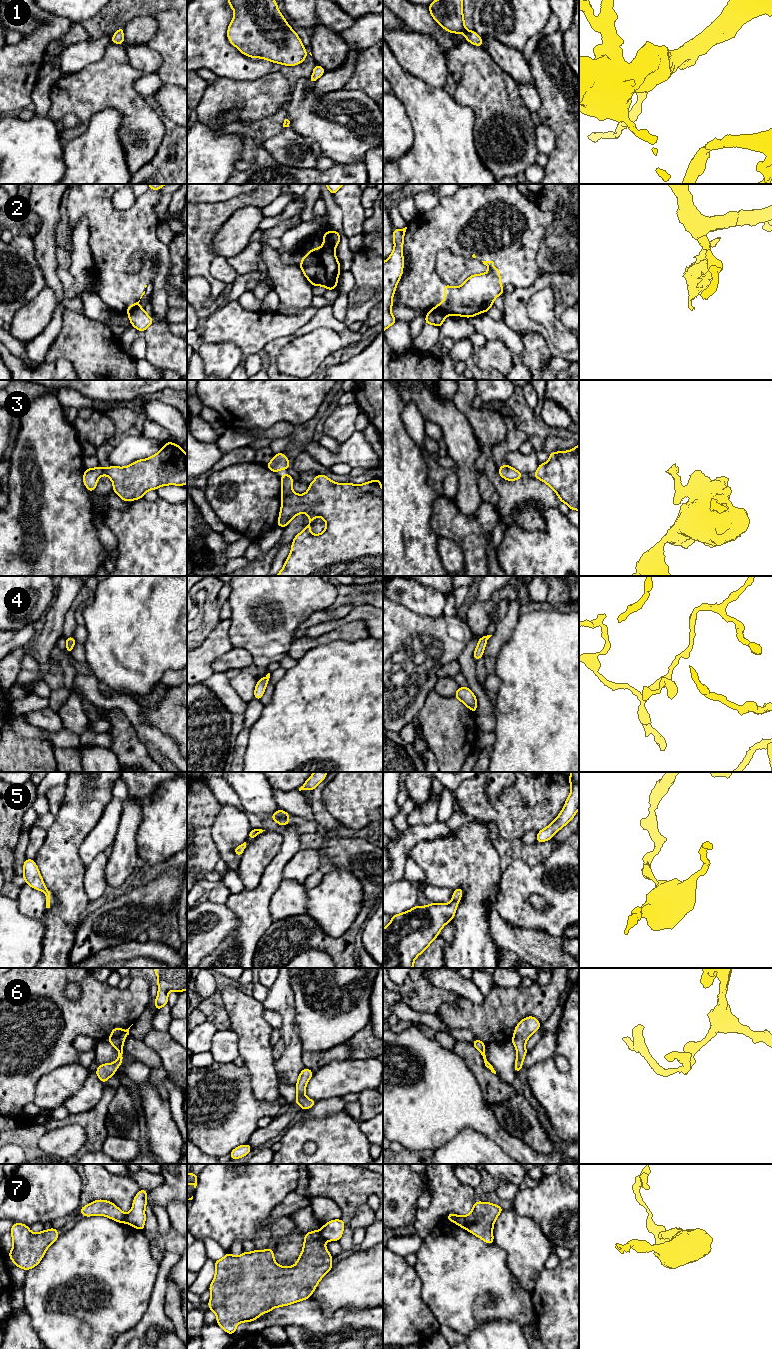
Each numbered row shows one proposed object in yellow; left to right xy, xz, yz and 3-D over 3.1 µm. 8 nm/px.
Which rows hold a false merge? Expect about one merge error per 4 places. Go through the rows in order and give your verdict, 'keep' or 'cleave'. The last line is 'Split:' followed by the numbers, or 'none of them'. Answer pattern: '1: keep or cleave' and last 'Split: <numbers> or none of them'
1: keep
2: cleave
3: keep
4: keep
5: keep
6: keep
7: cleave
Split: 2, 7

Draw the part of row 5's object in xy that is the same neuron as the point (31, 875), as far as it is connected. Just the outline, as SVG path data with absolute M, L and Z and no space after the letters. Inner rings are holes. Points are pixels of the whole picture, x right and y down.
M26 859L23 863L23 868L24 873L22 877L24 878L25 883L36 890L44 892L46 898L46 908L50 908L50 891L45 886L34 859Z

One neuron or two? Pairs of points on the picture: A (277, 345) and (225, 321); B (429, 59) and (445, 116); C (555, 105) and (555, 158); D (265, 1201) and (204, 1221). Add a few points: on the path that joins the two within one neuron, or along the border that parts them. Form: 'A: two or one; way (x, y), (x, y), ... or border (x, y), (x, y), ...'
A: two; border (292, 334), (286, 337), (278, 337), (269, 342)
B: two; border (416, 76), (433, 87), (443, 89)
C: one; way (562, 118), (562, 145)
D: one; way (250, 1201), (233, 1201), (219, 1212)

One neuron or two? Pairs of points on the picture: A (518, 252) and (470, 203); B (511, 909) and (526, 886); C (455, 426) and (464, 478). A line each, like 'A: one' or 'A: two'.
A: one
B: one
C: one

